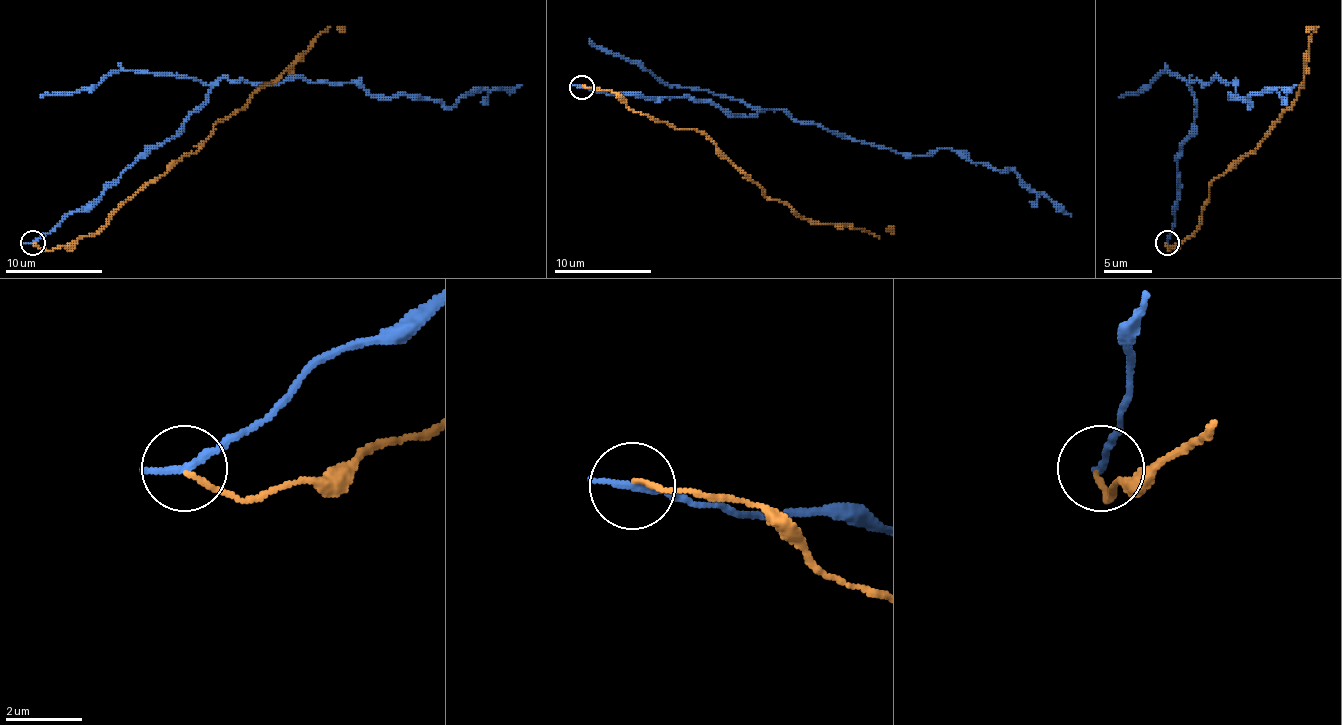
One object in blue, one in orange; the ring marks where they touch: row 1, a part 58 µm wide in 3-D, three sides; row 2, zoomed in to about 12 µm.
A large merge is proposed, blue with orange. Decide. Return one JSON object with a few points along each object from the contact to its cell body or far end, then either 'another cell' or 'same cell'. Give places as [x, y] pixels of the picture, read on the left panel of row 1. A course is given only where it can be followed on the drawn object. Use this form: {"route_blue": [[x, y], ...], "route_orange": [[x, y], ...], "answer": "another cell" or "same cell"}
{"route_blue": [[33, 243], [179, 131], [223, 78], [359, 83], [371, 95], [451, 107], [466, 95], [522, 85]], "route_orange": [[33, 243], [48, 250], [96, 233], [128, 199], [194, 153], [218, 121], [271, 85], [330, 27], [344, 32]], "answer": "another cell"}

